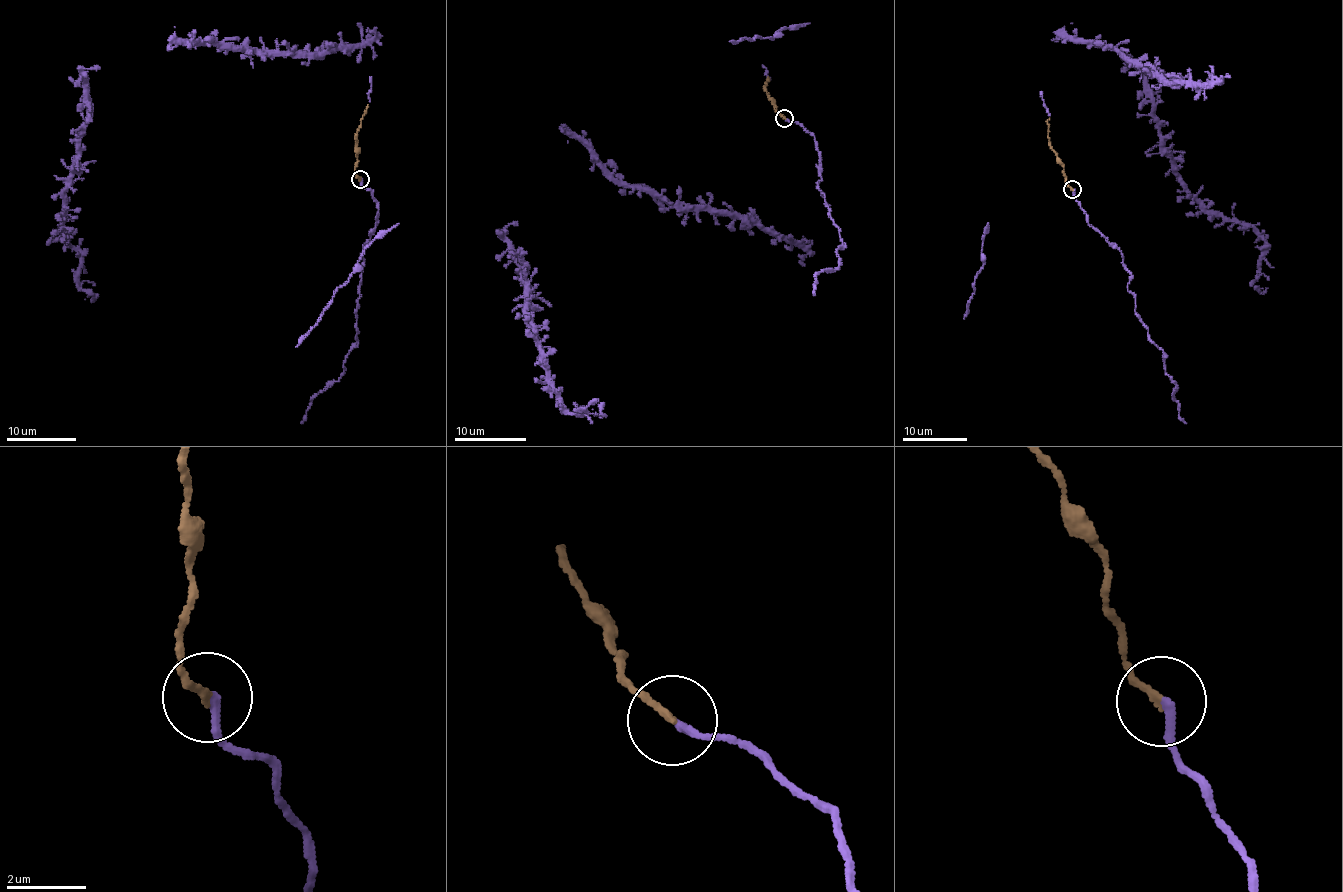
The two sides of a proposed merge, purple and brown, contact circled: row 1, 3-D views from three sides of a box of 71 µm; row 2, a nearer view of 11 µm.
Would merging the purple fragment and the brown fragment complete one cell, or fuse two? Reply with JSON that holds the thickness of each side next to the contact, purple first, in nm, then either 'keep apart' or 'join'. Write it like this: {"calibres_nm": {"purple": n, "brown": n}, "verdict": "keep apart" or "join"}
{"calibres_nm": {"purple": 200, "brown": 180}, "verdict": "join"}

